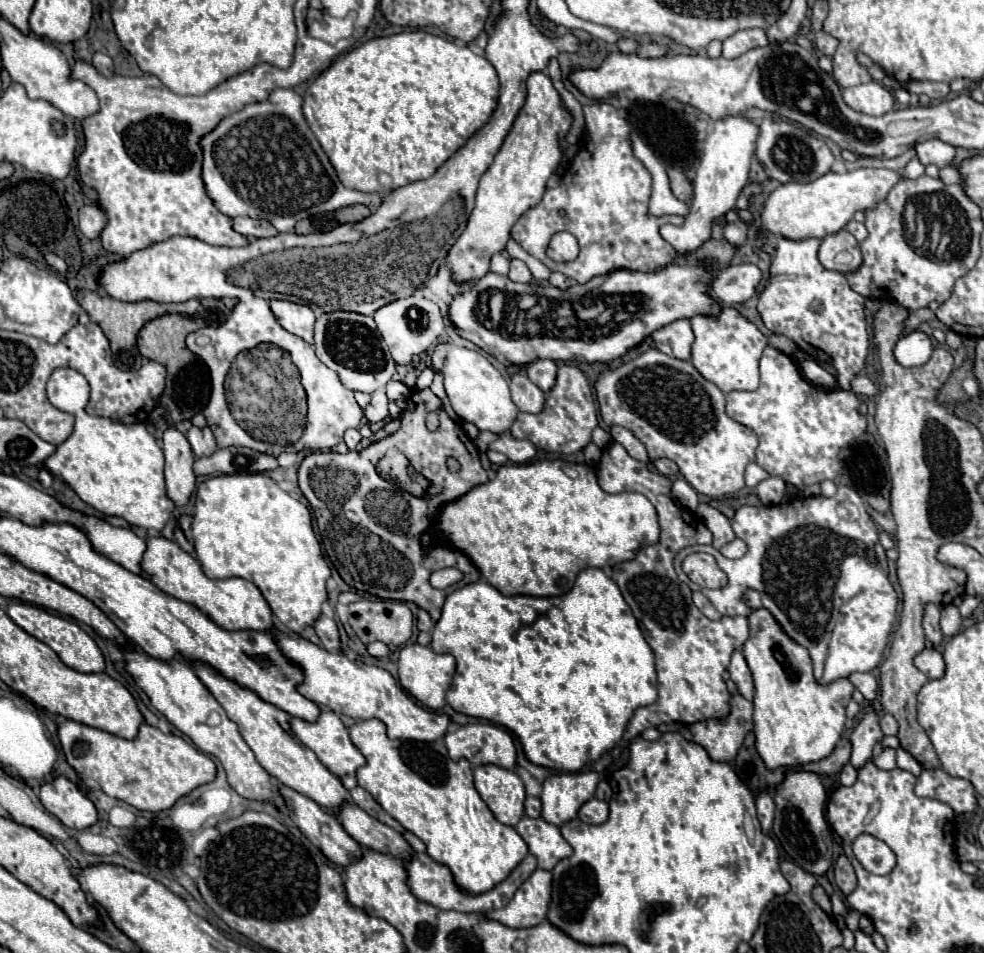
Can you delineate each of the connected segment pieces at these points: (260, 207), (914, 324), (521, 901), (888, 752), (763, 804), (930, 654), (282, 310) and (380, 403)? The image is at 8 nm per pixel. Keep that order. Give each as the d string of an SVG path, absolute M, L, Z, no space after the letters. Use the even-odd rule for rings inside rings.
M275 89L267 101L253 103L237 111L235 115L223 117L215 131L209 131L203 135L203 185L207 191L207 197L215 203L215 207L225 213L227 217L253 217L253 219L267 219L277 231L293 233L297 221L337 211L349 205L367 205L367 207L379 207L383 197L381 193L363 193L355 189L347 189L339 179L329 163L325 151L321 149L319 141L315 139L313 131L309 129L303 111L301 111L303 99L293 89Z
M923 307L923 309L911 311L909 317L905 319L905 327L903 327L901 337L911 333L913 329L917 329L923 321L929 321L929 319L933 319L933 317L935 317L935 315L933 315L933 311L931 311L929 307Z
M535 869L505 907L487 911L483 917L499 921L511 929L535 927L541 921L545 921L549 901L551 901L551 873L545 869Z
M883 749L879 757L873 757L873 763L879 769L895 769L895 751L893 749Z
M765 791L757 797L757 817L761 821L761 829L765 833L771 831L771 825L773 825L773 811L775 811L775 803L771 799L771 795Z
M927 645L917 657L915 657L915 667L925 673L929 679L941 679L943 673L945 673L945 661L943 661L943 655Z
M271 301L271 311L285 331L313 345L315 315L307 305L297 305L291 301Z
M375 391L375 393L371 395L371 403L369 403L369 407L367 407L363 413L365 413L365 417L367 417L371 423L383 421L383 419L389 415L389 411L387 411L387 395L385 395L385 391Z

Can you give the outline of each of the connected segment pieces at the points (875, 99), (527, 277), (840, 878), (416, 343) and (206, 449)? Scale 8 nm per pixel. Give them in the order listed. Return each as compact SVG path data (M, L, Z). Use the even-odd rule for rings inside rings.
M869 81L869 83L861 83L855 87L845 87L843 89L843 99L845 103L865 115L885 115L887 111L893 109L893 95L887 87L883 87L877 81Z
M511 259L511 271L509 271L509 279L515 283L531 283L533 275L529 271L529 267L519 261L519 259Z
M839 855L837 863L835 863L835 883L837 883L837 887L841 889L843 895L849 895L857 885L853 865L845 855Z
M411 295L407 299L397 299L395 303L381 307L373 317L375 317L377 329L381 331L395 363L403 367L411 365L415 355L427 351L433 343L437 343L443 331L443 319L441 319L439 307L433 301L425 299L423 295Z
M191 427L189 433L187 433L187 439L189 439L189 443L193 447L193 453L197 457L207 457L207 455L217 451L215 435L213 435L213 431L209 427L203 427L203 429Z

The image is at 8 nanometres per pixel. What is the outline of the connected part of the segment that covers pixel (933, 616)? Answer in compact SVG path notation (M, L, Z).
M927 605L925 617L923 617L923 629L925 629L927 641L933 643L935 647L939 647L945 641L941 627L939 627L939 609L935 605Z

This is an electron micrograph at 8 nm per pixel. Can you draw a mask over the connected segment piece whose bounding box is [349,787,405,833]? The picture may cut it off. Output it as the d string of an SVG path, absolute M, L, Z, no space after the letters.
M353 787L353 789L349 791L349 795L351 795L351 799L353 799L363 811L367 811L371 817L379 819L381 823L393 827L393 829L399 831L399 833L405 833L405 829L401 827L401 823L395 821L387 811L383 811L383 807L379 807L379 803L377 803L377 801L375 801L363 787Z

